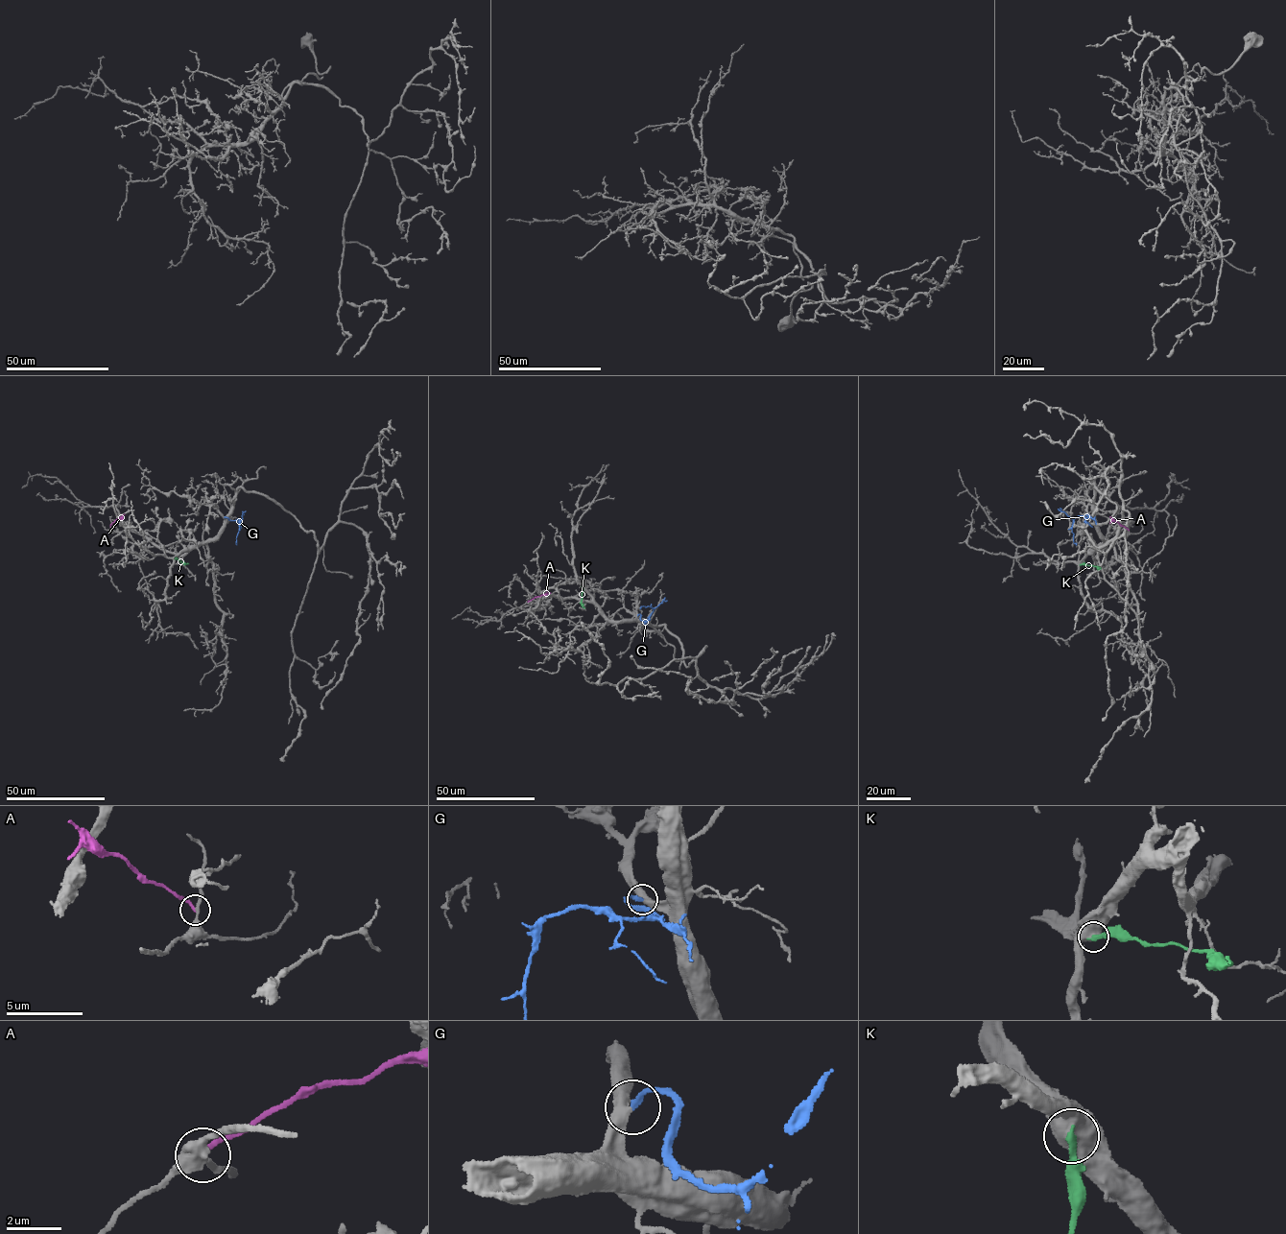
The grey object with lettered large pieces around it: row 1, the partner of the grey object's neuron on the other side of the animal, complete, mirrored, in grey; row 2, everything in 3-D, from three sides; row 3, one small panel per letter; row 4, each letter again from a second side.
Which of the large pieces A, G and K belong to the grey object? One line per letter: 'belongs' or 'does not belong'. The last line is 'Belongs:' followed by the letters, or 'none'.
A: does not belong
G: belongs
K: does not belong
Belongs: G

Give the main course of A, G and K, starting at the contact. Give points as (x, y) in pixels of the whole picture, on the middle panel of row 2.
A: (528, 602), (550, 593)
G: (637, 615), (640, 614), (641, 620), (646, 621), (654, 609), (648, 606), (640, 608)
K: (582, 586), (582, 604), (584, 607)

